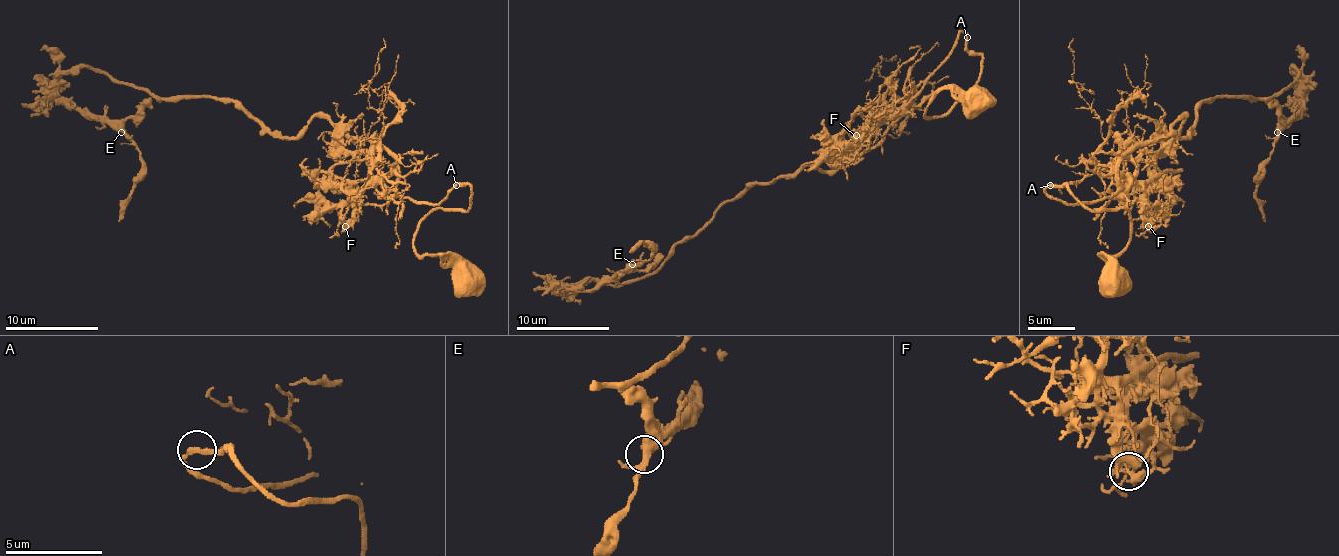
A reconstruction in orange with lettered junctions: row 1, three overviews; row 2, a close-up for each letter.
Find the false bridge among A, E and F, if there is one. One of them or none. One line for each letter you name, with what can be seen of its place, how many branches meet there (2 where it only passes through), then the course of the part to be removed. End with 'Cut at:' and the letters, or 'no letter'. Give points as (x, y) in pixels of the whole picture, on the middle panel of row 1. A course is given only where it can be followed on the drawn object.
F: Place: (856, 135). Branches: 3. Course of the part to remove: (856, 136), (868, 129), (889, 80), (893, 87), (879, 73), (884, 59), (893, 59)
Cut at: F

